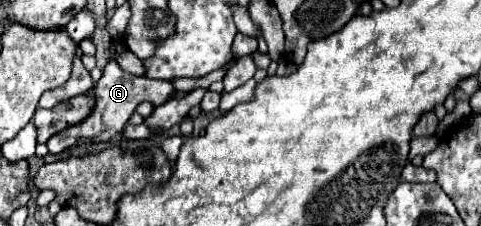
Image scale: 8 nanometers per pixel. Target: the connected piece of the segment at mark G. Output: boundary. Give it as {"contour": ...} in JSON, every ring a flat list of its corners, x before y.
{"contour":[[107,59,103,77,95,85,95,93,97,93,97,105,95,105,95,113,91,113,91,119,87,119,87,123,83,123,79,127,69,127,67,131,61,131,59,135,55,135,55,139,49,139,49,143,47,143,49,153,59,155,59,153,63,153,75,145,87,143,87,141,101,143,101,141,113,139,115,135,119,135,123,131,123,127,131,119,131,115,139,103,151,101,155,107,159,107,175,97,175,87,171,83,159,83,157,79,135,77,131,73,125,73,119,69,119,65,113,59]]}

